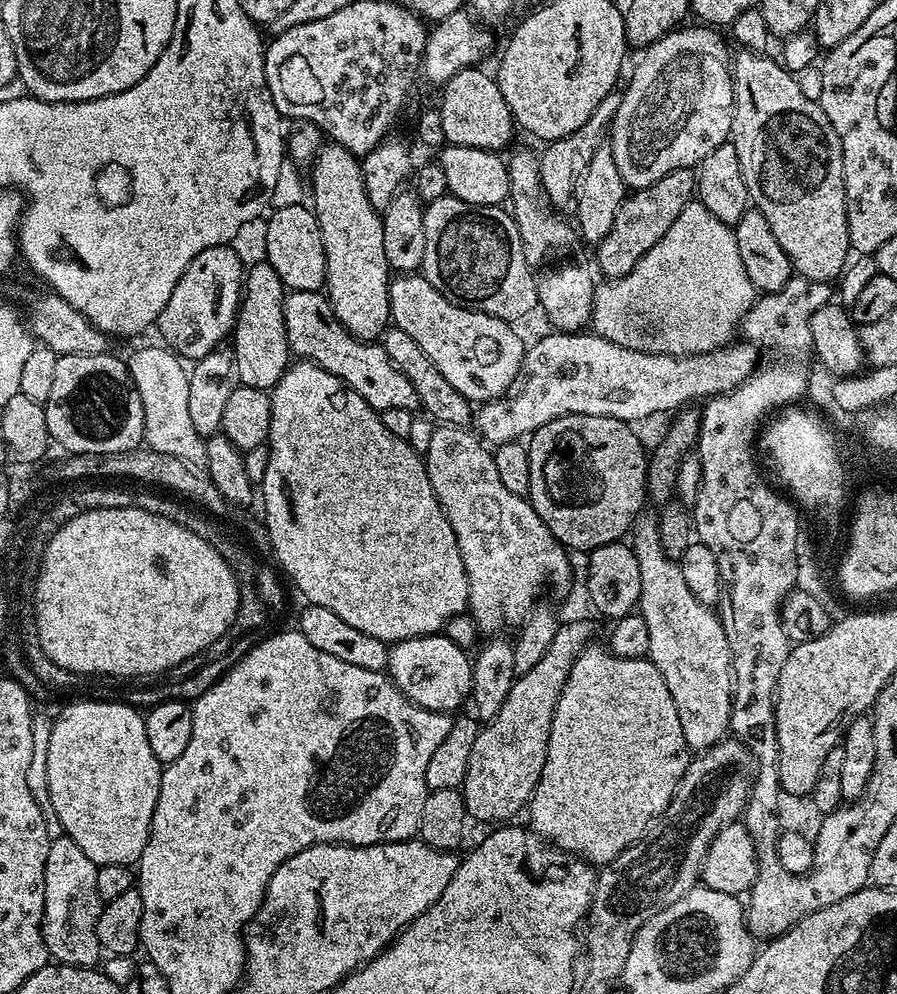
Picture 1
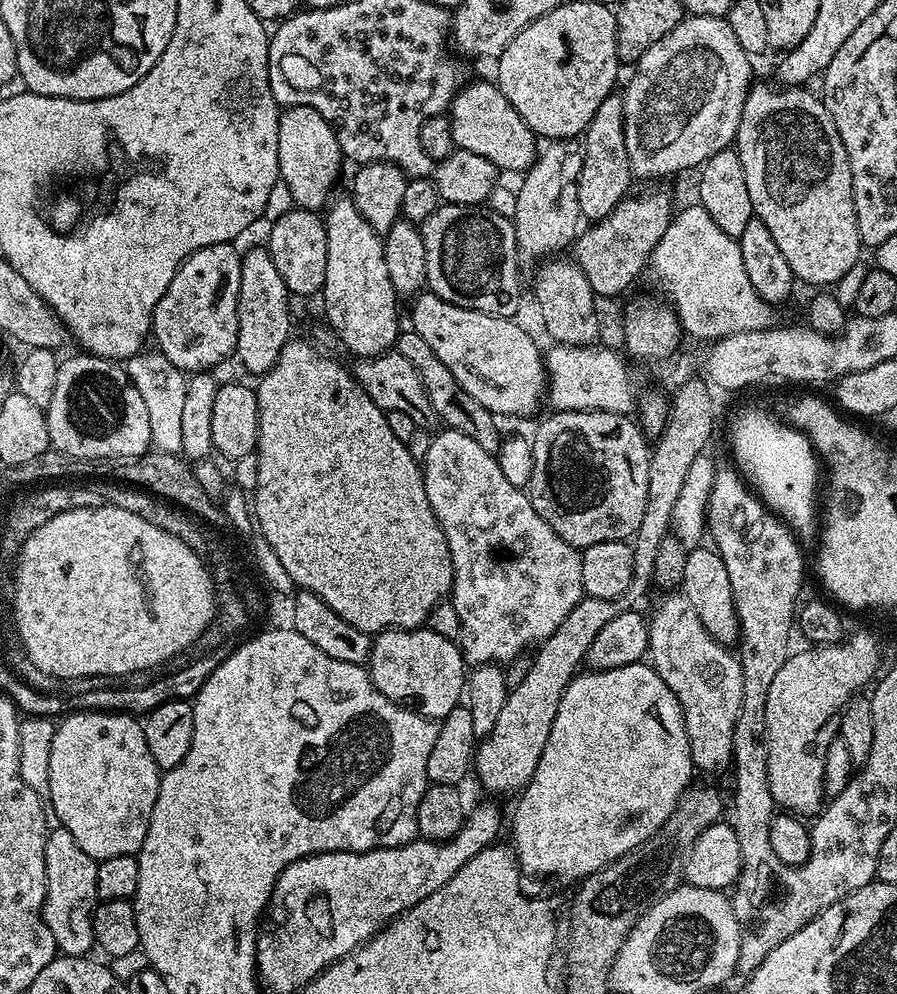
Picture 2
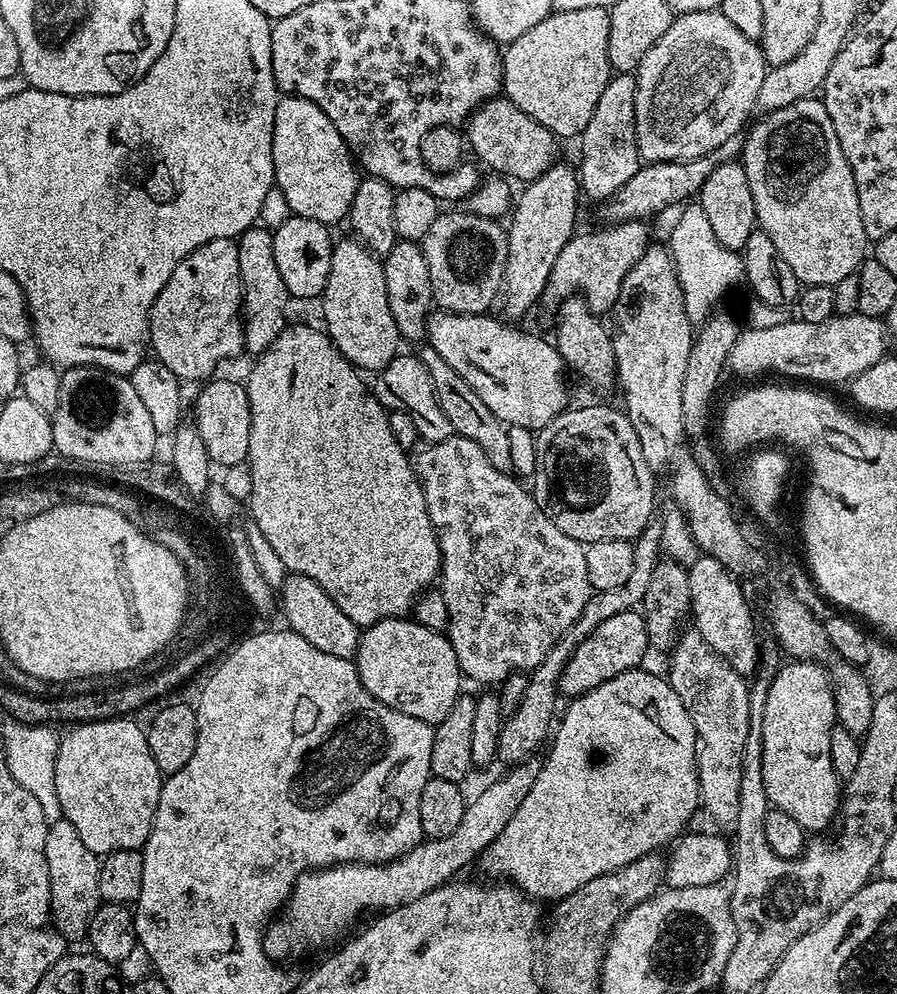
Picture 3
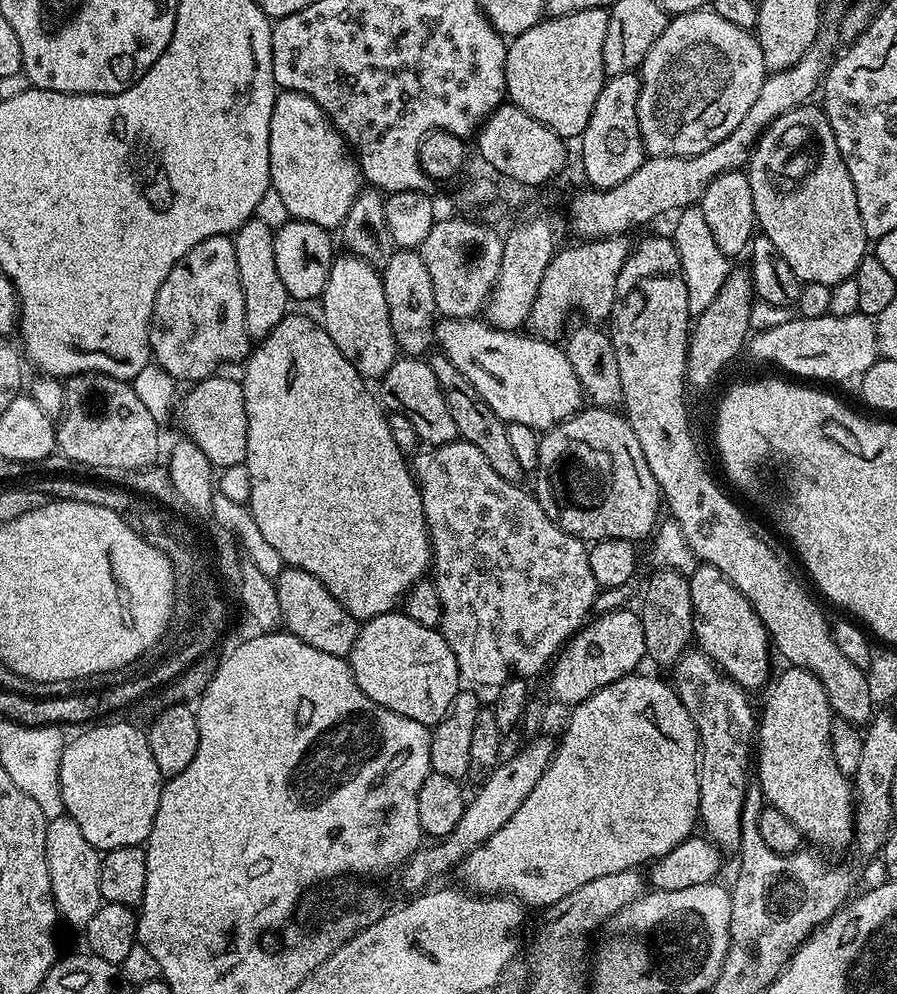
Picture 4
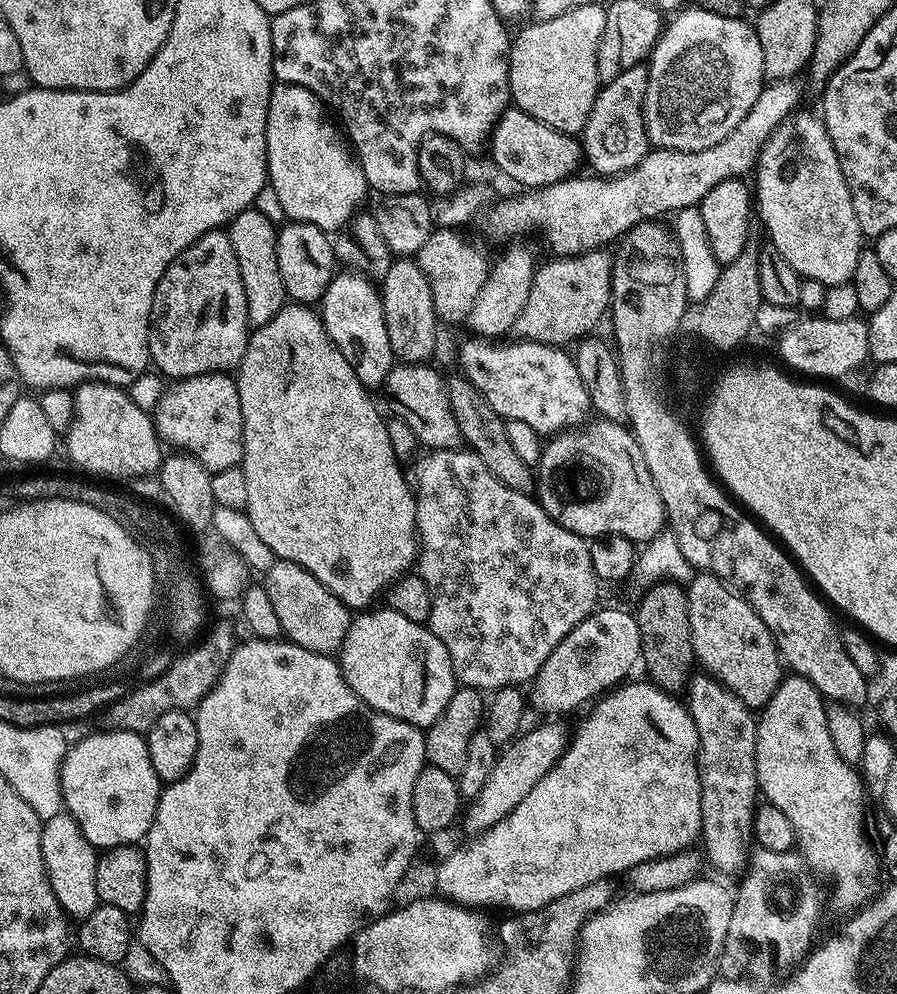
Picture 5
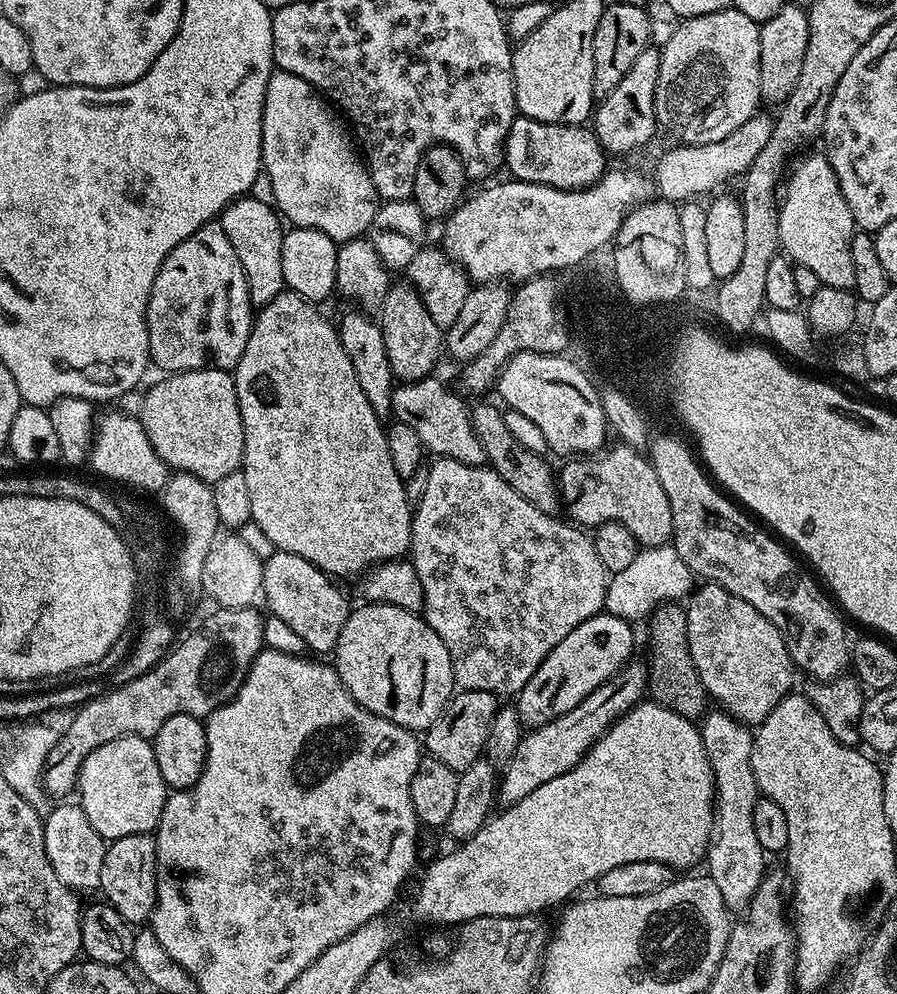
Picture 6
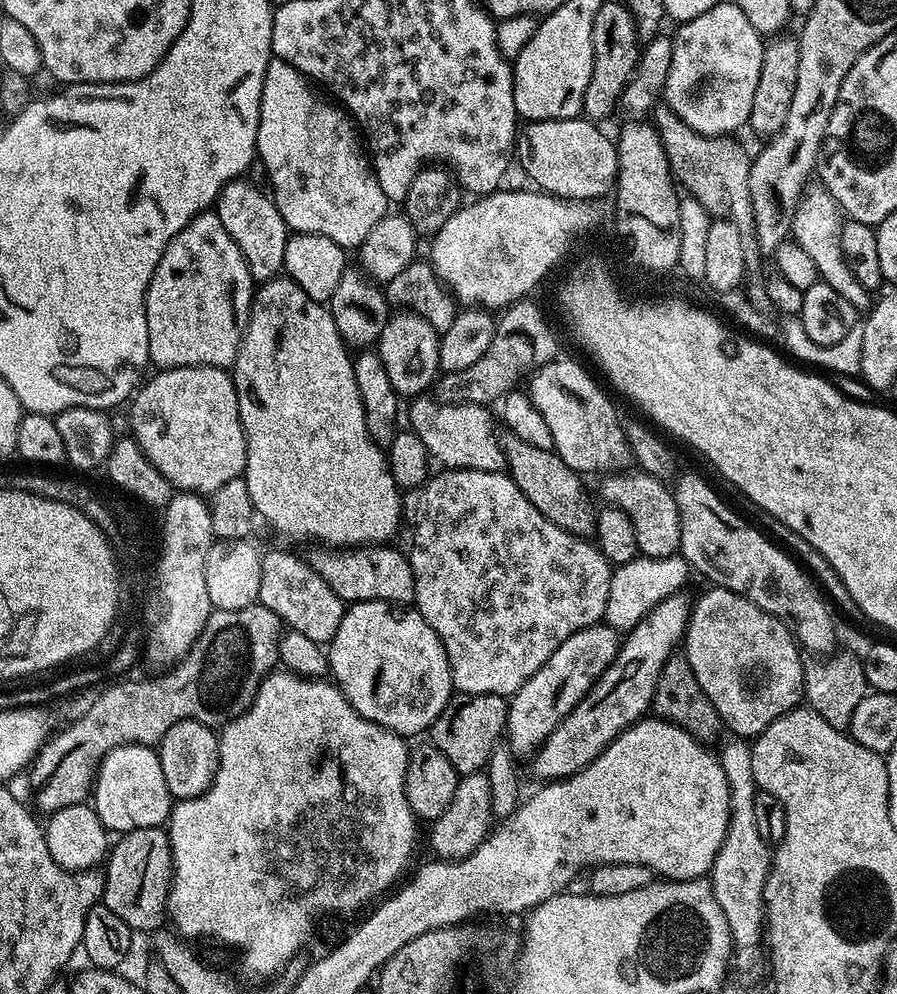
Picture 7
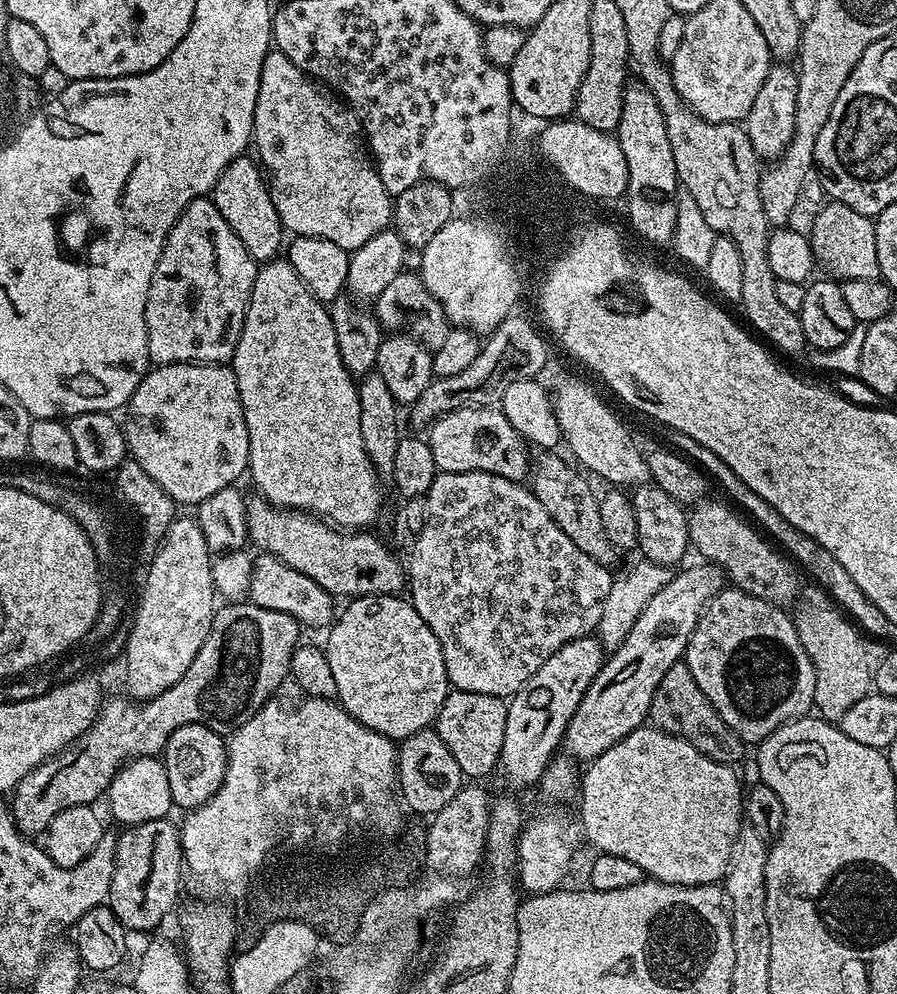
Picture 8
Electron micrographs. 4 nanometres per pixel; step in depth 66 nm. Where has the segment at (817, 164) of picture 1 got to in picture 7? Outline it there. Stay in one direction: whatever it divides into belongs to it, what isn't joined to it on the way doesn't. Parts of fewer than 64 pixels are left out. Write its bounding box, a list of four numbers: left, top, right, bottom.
[791,186,870,310]

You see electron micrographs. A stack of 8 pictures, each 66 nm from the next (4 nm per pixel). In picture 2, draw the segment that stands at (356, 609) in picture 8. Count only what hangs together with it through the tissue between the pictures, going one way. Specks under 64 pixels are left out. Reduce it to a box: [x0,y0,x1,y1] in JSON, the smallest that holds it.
[368,626,466,722]

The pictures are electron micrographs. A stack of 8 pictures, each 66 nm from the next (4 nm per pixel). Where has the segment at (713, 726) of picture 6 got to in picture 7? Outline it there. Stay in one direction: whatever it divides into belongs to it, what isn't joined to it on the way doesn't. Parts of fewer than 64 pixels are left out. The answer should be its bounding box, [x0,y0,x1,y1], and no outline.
[710,738,773,972]

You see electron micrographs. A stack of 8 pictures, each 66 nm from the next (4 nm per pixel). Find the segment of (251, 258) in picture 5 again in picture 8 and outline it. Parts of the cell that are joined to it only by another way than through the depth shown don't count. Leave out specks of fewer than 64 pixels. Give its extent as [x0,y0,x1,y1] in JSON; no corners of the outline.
[210,155,286,262]

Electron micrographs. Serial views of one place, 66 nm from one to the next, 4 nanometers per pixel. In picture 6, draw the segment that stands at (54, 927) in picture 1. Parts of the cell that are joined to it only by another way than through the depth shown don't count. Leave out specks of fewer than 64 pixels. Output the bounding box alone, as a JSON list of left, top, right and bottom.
[43,803,106,894]

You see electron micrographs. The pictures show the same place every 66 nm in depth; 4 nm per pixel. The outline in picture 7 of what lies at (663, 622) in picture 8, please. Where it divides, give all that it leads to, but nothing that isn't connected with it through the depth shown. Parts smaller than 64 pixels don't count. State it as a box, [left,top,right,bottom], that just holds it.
[531,591,690,782]

